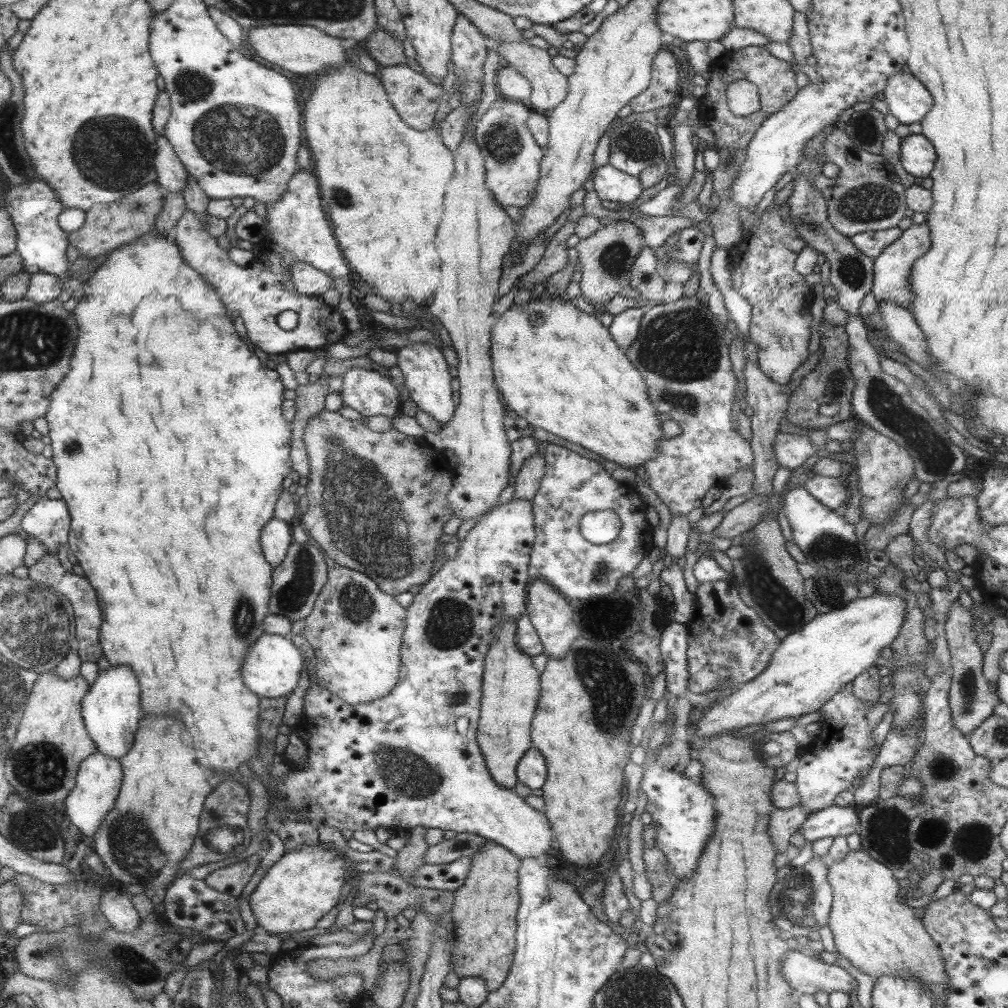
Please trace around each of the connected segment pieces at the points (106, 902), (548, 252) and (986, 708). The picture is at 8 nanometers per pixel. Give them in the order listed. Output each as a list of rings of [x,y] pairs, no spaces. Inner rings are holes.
[[[107,891],[101,895],[102,913],[108,918],[111,926],[121,932],[131,932],[139,924],[139,915],[130,901],[129,894]]]
[[[565,222],[556,234],[549,238],[541,260],[529,272],[518,278],[517,282],[520,290],[531,289],[535,284],[546,281],[550,275],[559,272],[560,269],[567,265],[568,248],[565,241],[574,235],[575,222]]]
[[[955,599],[954,602],[949,605],[948,611],[946,612],[946,619],[945,619],[944,626],[943,626],[944,627],[943,629],[944,639],[948,643],[948,651],[951,653],[949,655],[949,664],[951,665],[951,671],[952,671],[950,688],[948,691],[949,716],[952,716],[953,728],[959,729],[962,732],[961,734],[963,734],[963,736],[965,736],[966,739],[968,739],[969,736],[971,736],[970,732],[974,728],[977,728],[977,725],[981,724],[981,722],[983,722],[983,720],[985,720],[987,716],[993,714],[993,710],[995,706],[997,706],[997,704],[999,704],[1000,702],[997,696],[996,689],[989,689],[989,687],[987,687],[987,681],[985,681],[985,677],[983,677],[983,674],[982,674],[983,656],[981,655],[982,652],[979,651],[979,647],[977,647],[977,643],[975,643],[976,632],[972,629],[972,626],[974,626],[974,620],[972,619],[972,616],[974,615],[975,613],[971,609],[965,609],[963,606],[961,606],[959,601]]]

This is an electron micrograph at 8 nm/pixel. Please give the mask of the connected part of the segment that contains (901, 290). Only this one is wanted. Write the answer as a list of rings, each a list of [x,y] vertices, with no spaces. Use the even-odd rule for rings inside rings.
[[[927,224],[911,225],[907,230],[903,230],[899,238],[892,244],[885,247],[879,257],[873,261],[872,274],[873,280],[870,291],[878,302],[890,302],[897,304],[901,308],[910,310],[913,308],[914,300],[916,300],[916,292],[913,292],[912,284],[910,283],[909,271],[913,268],[913,263],[924,256],[925,252],[931,246],[931,234],[927,229]]]

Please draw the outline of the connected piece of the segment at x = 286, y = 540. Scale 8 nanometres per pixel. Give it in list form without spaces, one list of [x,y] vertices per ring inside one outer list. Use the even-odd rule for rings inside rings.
[[[272,518],[265,524],[261,544],[265,548],[263,550],[265,560],[272,565],[272,568],[280,565],[292,541],[291,527],[286,522]]]

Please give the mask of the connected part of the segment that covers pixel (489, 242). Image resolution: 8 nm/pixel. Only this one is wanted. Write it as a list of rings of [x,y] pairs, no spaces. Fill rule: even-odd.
[[[467,120],[462,132],[461,141],[453,150],[456,170],[453,171],[453,184],[449,184],[449,196],[445,196],[445,220],[441,220],[441,228],[437,228],[437,244],[441,244],[440,278],[441,292],[433,296],[432,306],[425,308],[427,316],[433,316],[438,329],[451,340],[451,348],[455,351],[456,375],[459,385],[459,402],[453,420],[440,427],[436,433],[423,431],[421,440],[427,445],[438,447],[440,450],[453,450],[457,465],[454,465],[452,488],[447,494],[447,501],[452,507],[452,516],[459,520],[471,520],[479,517],[498,502],[503,488],[509,484],[509,442],[505,438],[503,428],[503,404],[499,400],[499,392],[493,382],[491,361],[489,358],[489,336],[492,336],[491,304],[495,304],[497,282],[501,272],[503,254],[507,252],[512,242],[511,219],[504,211],[503,206],[493,200],[492,192],[486,187],[486,170],[484,155],[479,144],[473,142],[473,132],[466,129]]]

